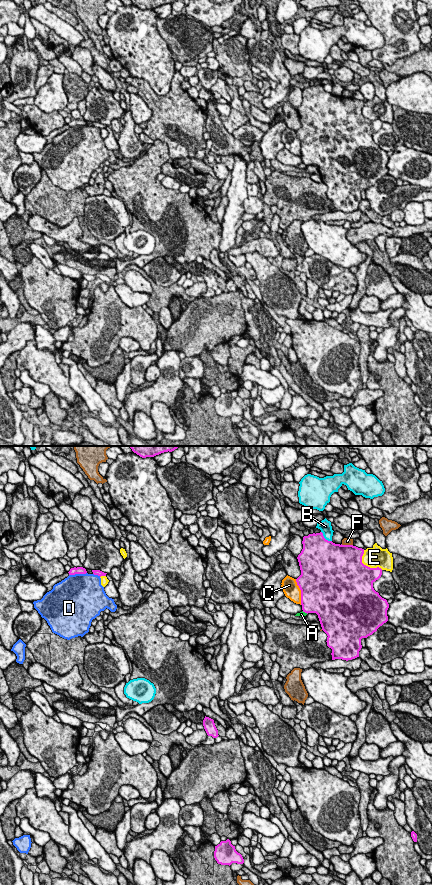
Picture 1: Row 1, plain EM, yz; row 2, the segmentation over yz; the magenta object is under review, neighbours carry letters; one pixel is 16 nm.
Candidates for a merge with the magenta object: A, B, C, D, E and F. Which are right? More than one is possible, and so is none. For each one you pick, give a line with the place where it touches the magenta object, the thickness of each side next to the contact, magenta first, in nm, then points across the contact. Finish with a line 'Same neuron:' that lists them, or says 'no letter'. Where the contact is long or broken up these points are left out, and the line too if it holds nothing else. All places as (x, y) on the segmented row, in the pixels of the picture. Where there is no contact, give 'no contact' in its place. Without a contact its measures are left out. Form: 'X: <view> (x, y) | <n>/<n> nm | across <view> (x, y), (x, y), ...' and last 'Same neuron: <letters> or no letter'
Same neuron: no letter

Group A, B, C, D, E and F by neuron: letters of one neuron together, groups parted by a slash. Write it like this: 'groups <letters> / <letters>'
groups A / B / C / D / E / F

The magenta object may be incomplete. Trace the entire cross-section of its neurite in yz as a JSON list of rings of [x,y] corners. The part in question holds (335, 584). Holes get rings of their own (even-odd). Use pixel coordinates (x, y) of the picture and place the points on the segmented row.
[[[323,533],[303,537],[303,549],[298,555],[301,575],[296,579],[301,590],[301,605],[305,613],[318,615],[322,630],[327,634],[327,646],[332,649],[332,660],[352,660],[359,657],[361,639],[372,635],[388,621],[389,604],[373,588],[382,569],[362,563],[364,549],[340,545],[324,538]]]

